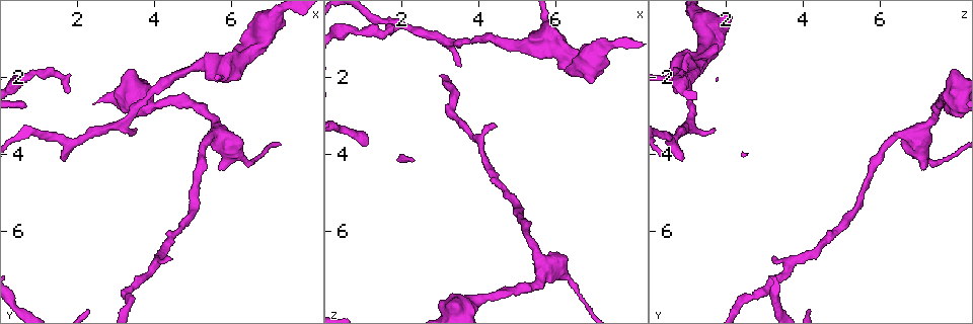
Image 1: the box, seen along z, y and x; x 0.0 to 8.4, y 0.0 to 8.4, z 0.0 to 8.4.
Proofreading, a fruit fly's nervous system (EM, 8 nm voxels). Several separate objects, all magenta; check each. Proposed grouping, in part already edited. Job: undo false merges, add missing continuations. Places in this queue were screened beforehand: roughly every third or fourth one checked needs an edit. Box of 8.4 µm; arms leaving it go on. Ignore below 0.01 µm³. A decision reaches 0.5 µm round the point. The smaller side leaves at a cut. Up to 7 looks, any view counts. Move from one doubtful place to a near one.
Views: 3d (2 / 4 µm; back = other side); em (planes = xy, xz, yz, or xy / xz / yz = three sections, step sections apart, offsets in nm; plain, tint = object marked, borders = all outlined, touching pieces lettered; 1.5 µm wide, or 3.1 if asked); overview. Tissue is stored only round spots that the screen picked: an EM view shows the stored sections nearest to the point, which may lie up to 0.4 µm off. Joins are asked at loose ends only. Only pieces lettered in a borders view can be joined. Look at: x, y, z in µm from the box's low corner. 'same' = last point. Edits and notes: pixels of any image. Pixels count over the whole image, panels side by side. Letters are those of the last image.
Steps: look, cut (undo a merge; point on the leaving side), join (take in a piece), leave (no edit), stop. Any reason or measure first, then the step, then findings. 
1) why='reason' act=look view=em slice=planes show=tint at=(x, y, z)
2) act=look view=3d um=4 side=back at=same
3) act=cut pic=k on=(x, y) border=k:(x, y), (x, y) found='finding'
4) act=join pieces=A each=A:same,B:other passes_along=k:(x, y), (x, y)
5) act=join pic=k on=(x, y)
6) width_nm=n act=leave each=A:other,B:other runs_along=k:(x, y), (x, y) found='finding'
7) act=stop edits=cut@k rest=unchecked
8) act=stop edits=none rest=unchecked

why='a narrow waist' act=look view=em slice=planes show=borders at=(0.90, 1.90, 0.85)

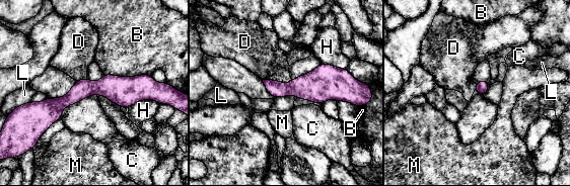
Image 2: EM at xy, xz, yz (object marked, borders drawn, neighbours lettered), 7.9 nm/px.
longest_contact=B:360nm act=leave each=B:other,C:other,D:other,H:other,L:other,M:other runs_along=2:(152, 84), (33, 107) found='one neuron here'

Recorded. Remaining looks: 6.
why='branch stops here' act=look view=em slice=yz step=4 show=borders at=(1.70, 4.10, 0.85)

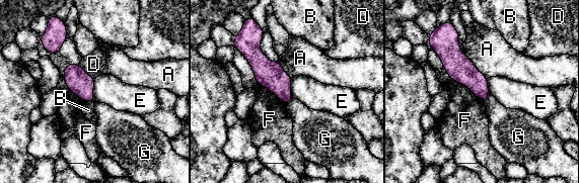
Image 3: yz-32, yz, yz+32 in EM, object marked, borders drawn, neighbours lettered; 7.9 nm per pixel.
act=leave each=A:other,B:other,D:other,E:other,F:other,G:other found='no lettered piece goes on from it'

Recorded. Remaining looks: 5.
act=look view=3d um=2 at=(3.50, 3.35, 1.70)

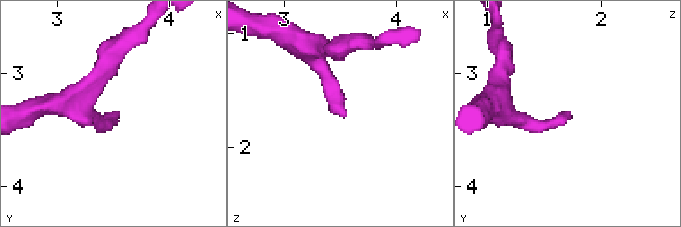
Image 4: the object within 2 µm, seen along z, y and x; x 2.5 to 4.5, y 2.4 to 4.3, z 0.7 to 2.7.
act=look view=em slice=yz step=8 show=borders at=(3.52, 3.34, 1.70)

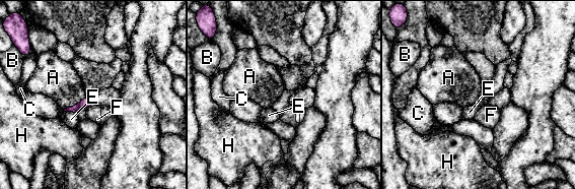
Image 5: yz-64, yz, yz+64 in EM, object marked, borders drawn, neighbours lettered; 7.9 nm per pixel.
act=leave each=A:other,B:other,C:other,E:other,F:other,H:other found='no lettered piece goes on from it'

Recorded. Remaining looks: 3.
act=stop edits=none rest=unchecked

